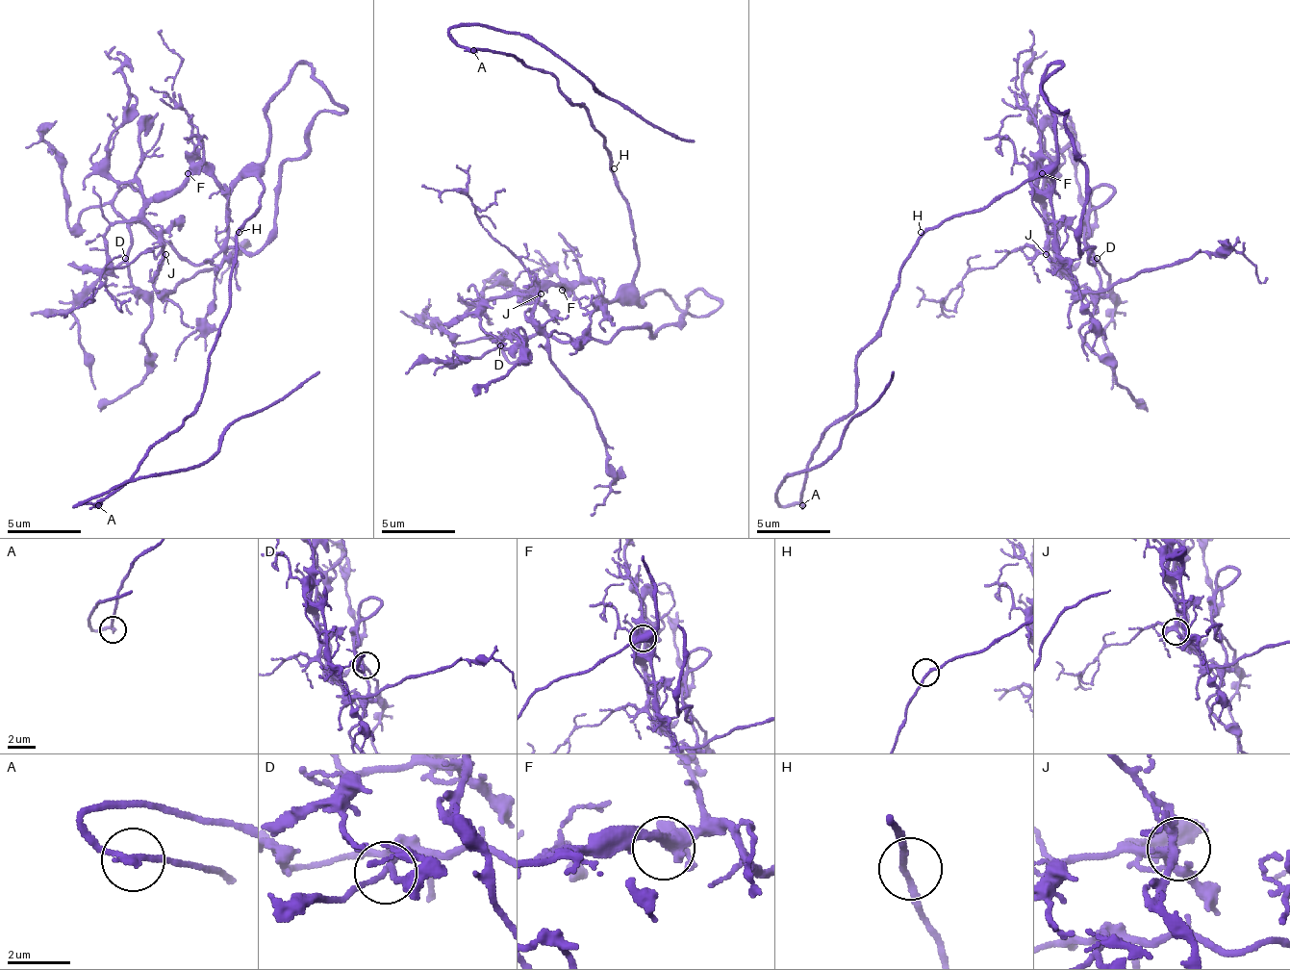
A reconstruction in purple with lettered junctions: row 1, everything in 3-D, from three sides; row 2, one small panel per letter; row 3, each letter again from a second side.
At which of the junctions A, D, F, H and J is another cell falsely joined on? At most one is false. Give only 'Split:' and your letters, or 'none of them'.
Split: none of them

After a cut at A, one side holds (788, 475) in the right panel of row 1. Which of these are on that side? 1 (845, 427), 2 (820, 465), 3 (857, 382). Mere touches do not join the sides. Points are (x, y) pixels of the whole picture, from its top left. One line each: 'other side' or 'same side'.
1: same side
2: same side
3: other side

